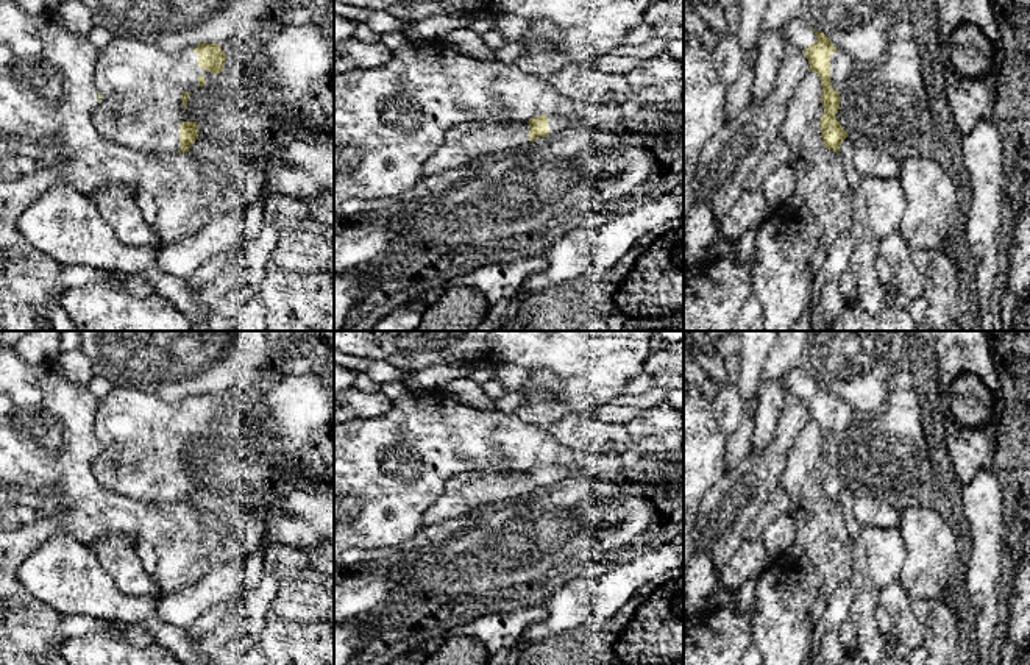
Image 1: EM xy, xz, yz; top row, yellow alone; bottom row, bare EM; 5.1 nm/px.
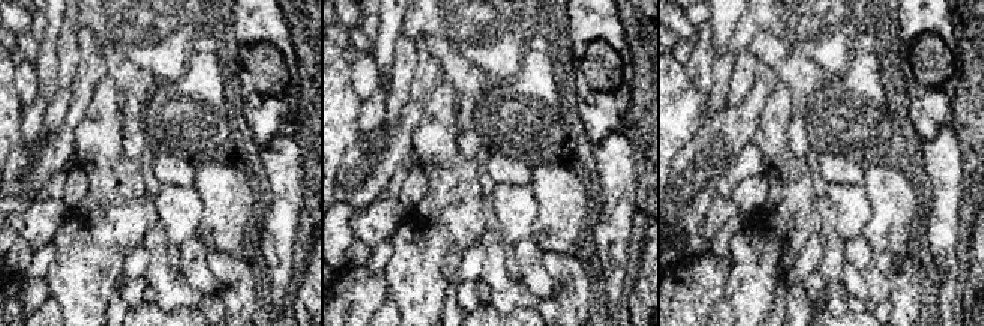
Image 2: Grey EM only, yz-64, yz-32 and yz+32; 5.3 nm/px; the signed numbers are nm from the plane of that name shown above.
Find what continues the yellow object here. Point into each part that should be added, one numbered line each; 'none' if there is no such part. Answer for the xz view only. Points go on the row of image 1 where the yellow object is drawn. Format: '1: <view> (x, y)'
1: xz (464, 142)

